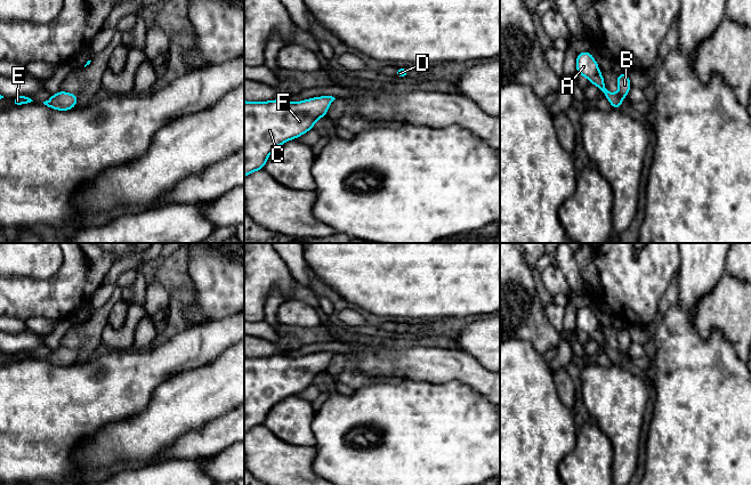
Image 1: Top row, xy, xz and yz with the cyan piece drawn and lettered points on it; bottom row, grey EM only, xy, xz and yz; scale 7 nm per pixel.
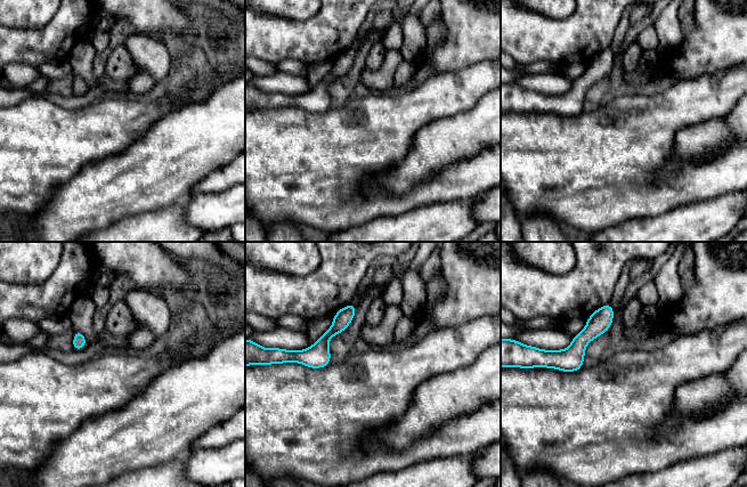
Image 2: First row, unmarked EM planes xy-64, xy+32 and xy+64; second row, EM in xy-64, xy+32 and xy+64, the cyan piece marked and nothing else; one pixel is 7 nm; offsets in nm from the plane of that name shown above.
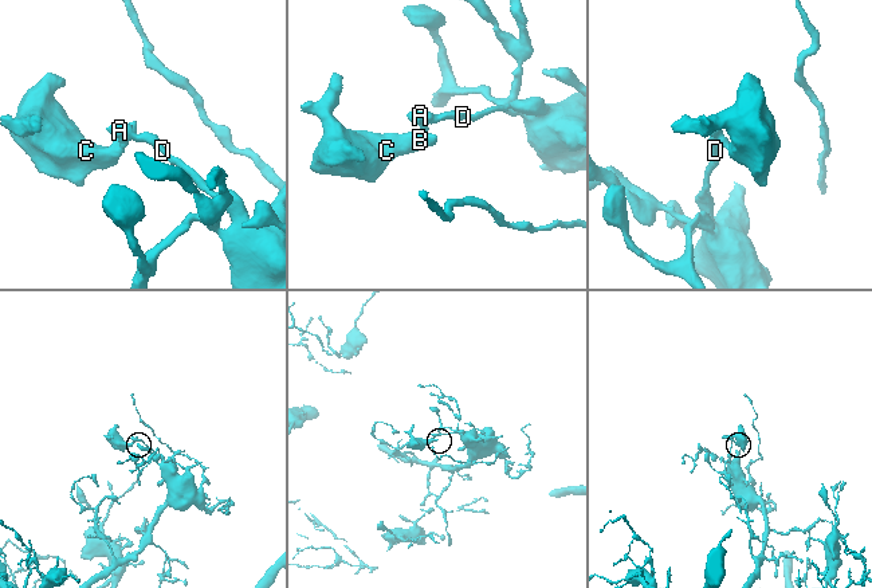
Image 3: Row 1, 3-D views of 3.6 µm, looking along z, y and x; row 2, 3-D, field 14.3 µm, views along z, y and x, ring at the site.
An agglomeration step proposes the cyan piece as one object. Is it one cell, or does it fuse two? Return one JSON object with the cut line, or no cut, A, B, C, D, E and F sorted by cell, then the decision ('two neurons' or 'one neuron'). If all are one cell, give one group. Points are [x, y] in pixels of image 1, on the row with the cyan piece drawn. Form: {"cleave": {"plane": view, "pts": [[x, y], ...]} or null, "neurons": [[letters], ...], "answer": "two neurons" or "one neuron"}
{"cleave": null, "neurons": [["A", "B", "C", "D", "E", "F"]], "answer": "one neuron"}

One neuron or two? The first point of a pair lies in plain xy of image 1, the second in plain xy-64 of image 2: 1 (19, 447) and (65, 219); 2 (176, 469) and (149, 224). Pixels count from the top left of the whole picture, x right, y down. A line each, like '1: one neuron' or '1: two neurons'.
1: two neurons
2: one neuron

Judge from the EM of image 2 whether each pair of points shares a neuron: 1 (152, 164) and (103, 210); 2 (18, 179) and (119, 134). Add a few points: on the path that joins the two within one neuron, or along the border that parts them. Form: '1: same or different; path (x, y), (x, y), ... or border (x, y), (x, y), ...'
1: same; path (139, 177), (115, 197)
2: same; path (43, 154), (56, 143), (76, 137), (94, 137)

